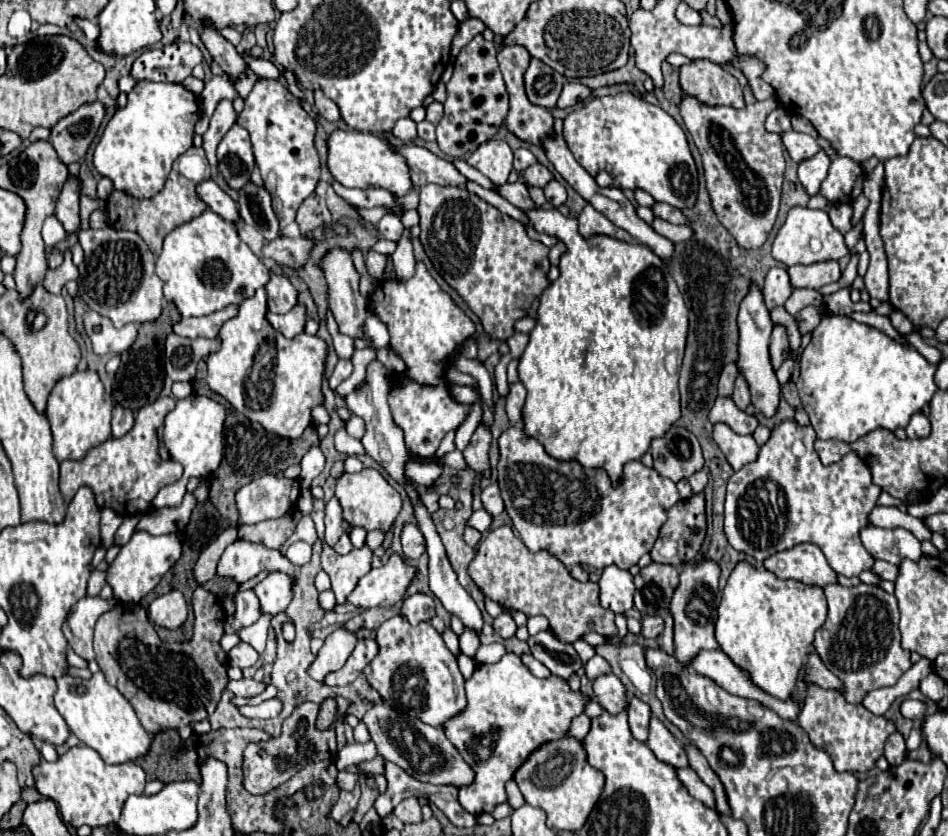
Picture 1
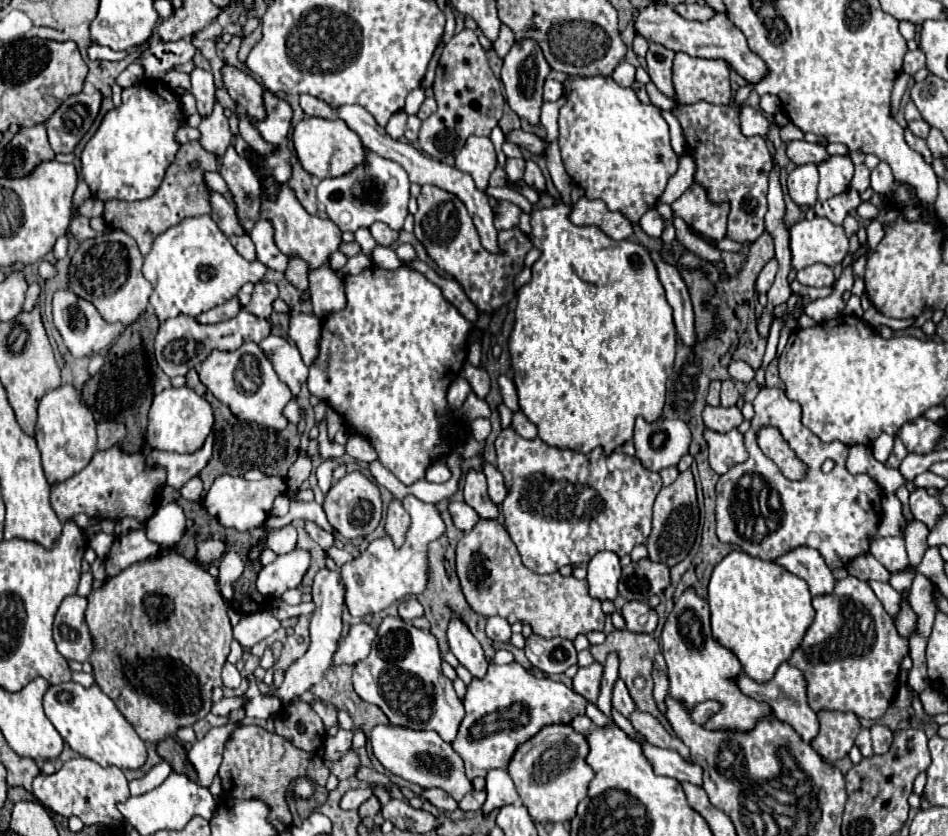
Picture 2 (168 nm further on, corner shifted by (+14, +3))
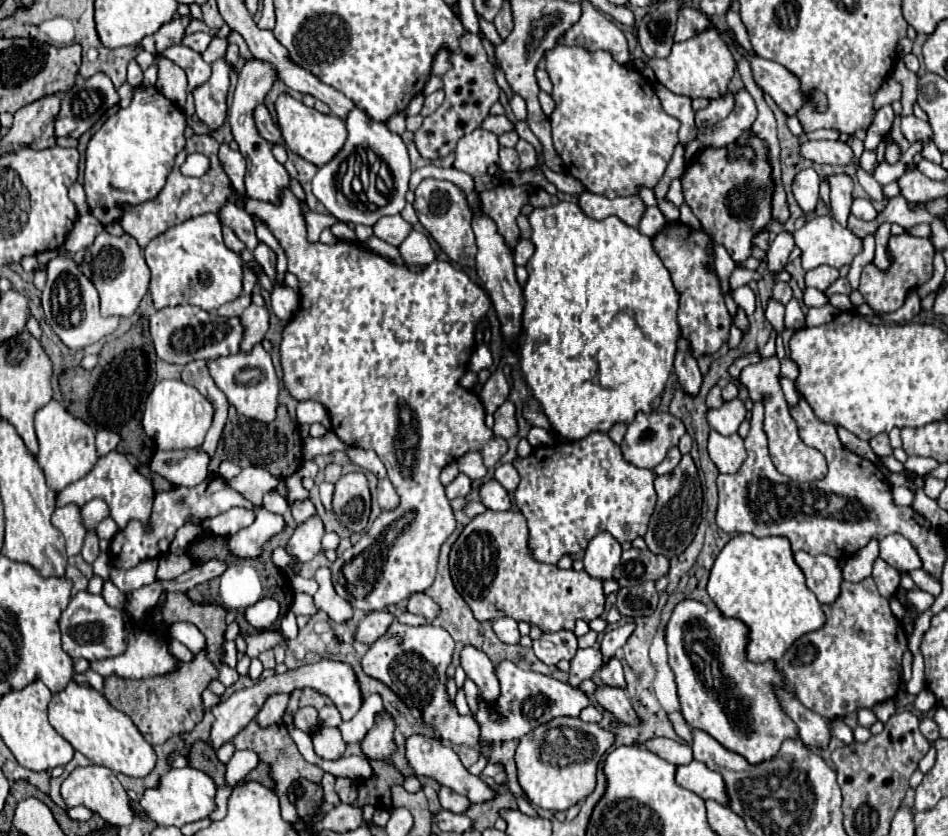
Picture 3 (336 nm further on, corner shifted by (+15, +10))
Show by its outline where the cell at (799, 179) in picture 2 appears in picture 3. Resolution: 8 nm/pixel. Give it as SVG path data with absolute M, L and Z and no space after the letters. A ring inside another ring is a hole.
M805 168L795 176L793 182L793 196L799 204L799 208L809 214L815 212L817 202L819 202L819 176L813 168Z

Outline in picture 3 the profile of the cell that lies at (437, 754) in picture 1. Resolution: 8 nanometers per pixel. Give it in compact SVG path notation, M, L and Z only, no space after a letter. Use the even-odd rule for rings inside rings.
M419 734L409 736L407 738L407 760L417 776L433 776L439 784L451 788L453 792L457 792L461 796L467 796L473 804L483 804L483 802L489 802L497 796L497 792L491 786L487 786L479 776L469 774L463 768L459 756L451 748L443 746L437 738L427 738L427 736L419 736Z

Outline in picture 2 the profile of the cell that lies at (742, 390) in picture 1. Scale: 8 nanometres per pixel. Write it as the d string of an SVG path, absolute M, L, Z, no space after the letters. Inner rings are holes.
M722 381L722 393L720 393L720 399L722 399L722 407L732 407L736 405L740 393L738 389L734 387L734 381Z

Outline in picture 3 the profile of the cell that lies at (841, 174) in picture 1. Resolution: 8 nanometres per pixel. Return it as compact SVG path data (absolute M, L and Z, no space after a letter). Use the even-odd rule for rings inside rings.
M835 174L829 176L827 182L831 184L831 212L837 222L847 226L847 216L851 212L853 202L853 180L847 174Z

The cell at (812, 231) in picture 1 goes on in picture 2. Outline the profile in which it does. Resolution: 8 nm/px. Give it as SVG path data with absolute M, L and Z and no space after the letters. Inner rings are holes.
M826 217L802 219L790 229L790 253L792 269L804 269L814 263L828 267L840 263L848 253L848 237L844 227L832 225Z

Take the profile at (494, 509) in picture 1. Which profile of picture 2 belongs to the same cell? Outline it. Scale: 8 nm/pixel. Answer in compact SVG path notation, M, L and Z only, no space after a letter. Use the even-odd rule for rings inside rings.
M484 463L484 475L488 479L488 497L494 505L500 505L504 501L506 495L506 487L502 485L502 475L498 473L496 467L490 467L488 463Z

